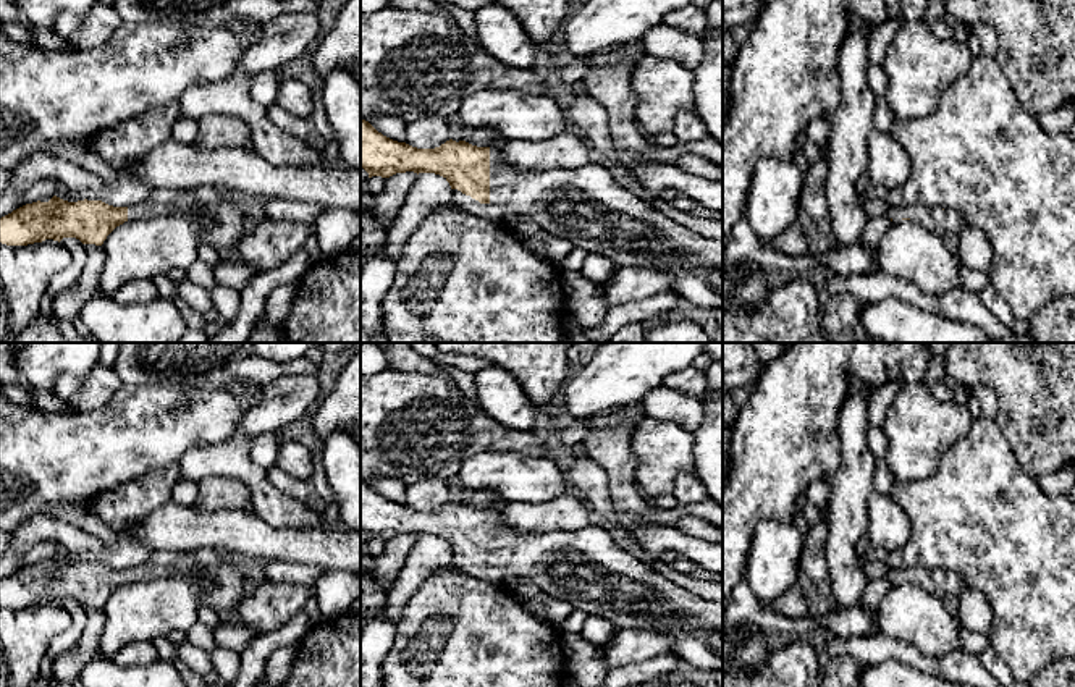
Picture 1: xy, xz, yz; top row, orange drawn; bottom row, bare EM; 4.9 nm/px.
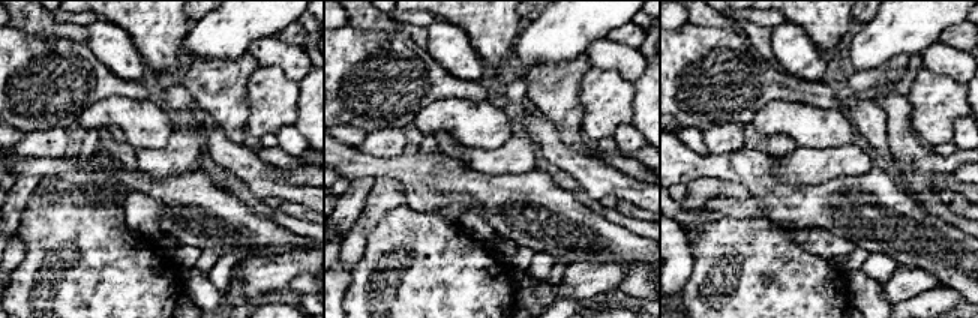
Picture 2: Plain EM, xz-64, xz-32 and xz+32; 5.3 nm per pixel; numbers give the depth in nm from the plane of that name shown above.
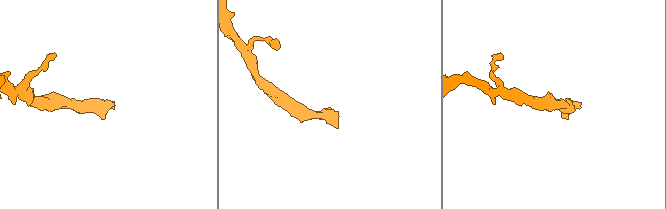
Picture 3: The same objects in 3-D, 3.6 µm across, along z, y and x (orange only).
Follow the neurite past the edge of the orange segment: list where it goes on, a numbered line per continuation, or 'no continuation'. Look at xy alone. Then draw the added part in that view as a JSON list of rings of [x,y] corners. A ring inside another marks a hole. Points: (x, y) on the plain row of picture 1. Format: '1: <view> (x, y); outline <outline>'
1: xy (147, 571); outline [[[147,561],[144,564],[128,567],[128,582],[152,580],[165,575],[171,569],[173,566],[163,567]]]

